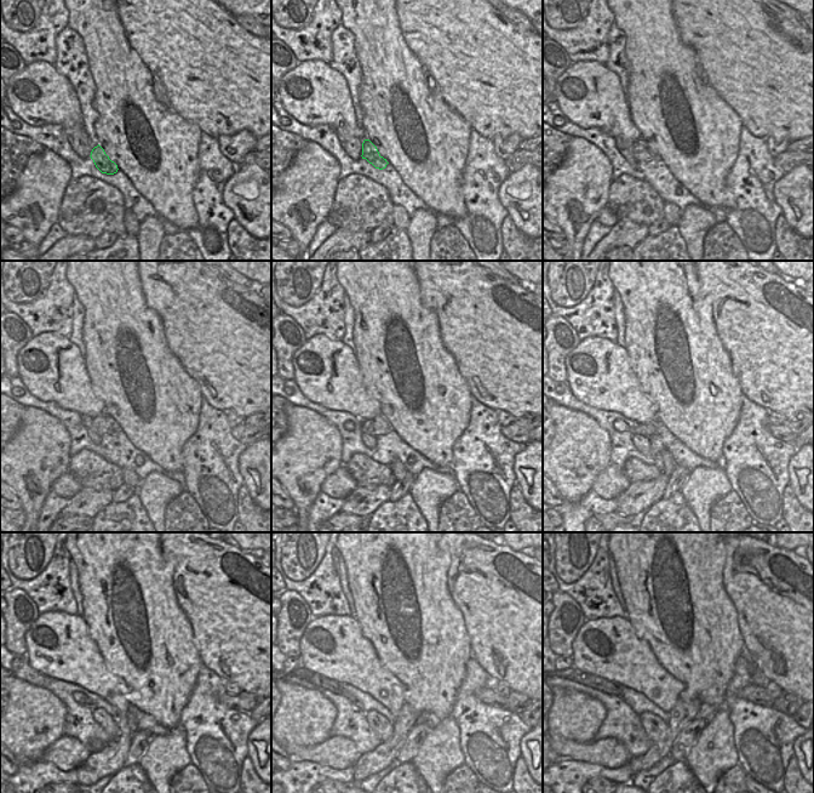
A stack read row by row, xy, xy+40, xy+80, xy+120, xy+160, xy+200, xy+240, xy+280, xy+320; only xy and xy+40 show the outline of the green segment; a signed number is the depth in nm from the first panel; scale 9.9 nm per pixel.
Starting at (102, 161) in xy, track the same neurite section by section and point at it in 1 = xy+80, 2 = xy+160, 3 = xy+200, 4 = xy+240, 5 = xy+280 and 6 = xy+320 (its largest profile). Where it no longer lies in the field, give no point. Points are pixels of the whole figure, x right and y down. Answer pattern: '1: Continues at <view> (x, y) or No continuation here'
1: Continues at xy+80 (642, 153)
2: Continues at xy+160 (378, 426)
3: Continues at xy+200 (652, 427)
4: Continues at xy+240 (79, 697)
5: Continues at xy+280 (301, 672)
6: Continues at xy+320 (574, 674)

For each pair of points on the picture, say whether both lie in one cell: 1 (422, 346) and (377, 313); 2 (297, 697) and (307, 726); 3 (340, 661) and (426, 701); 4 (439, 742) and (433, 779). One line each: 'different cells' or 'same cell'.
1: same cell
2: same cell
3: different cells
4: same cell

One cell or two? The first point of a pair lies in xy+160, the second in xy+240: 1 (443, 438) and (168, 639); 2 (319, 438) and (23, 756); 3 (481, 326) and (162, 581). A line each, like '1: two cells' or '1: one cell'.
1: one cell
2: one cell
3: two cells

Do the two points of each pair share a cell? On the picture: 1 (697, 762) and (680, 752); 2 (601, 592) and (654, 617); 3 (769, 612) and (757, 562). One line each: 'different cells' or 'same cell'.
1: different cells
2: different cells
3: same cell

